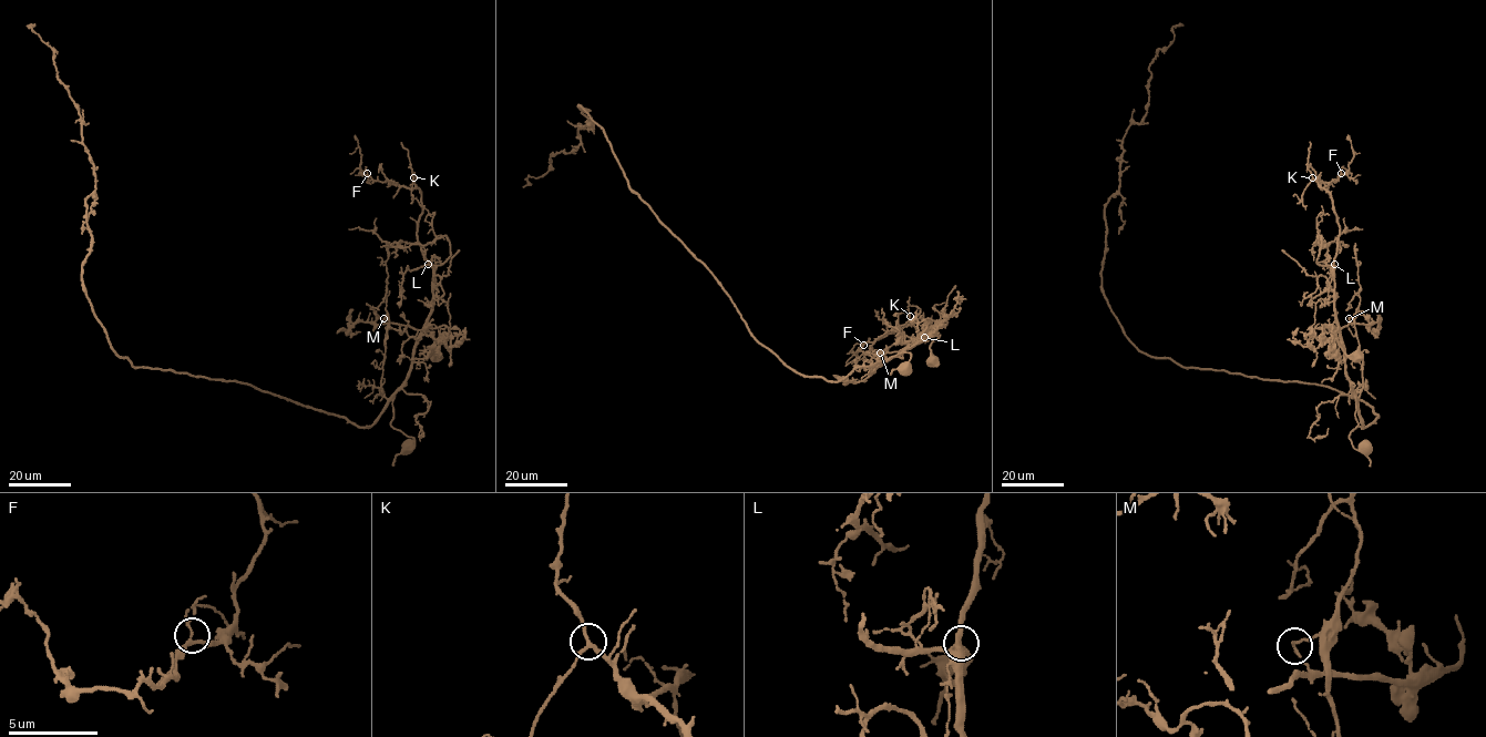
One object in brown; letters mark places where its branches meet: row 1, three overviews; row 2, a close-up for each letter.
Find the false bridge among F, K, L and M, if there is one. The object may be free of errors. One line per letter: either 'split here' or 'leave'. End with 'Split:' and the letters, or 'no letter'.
F: leave
K: leave
L: leave
M: split here
Split: M

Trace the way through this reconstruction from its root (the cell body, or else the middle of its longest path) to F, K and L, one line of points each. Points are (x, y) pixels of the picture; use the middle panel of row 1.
F: (932, 360), (931, 337), (913, 343), (919, 337), (912, 325), (863, 345)
K: (932, 360), (930, 336), (913, 343), (919, 337), (910, 316)
L: (932, 360), (931, 337), (921, 341), (930, 337), (924, 337)

